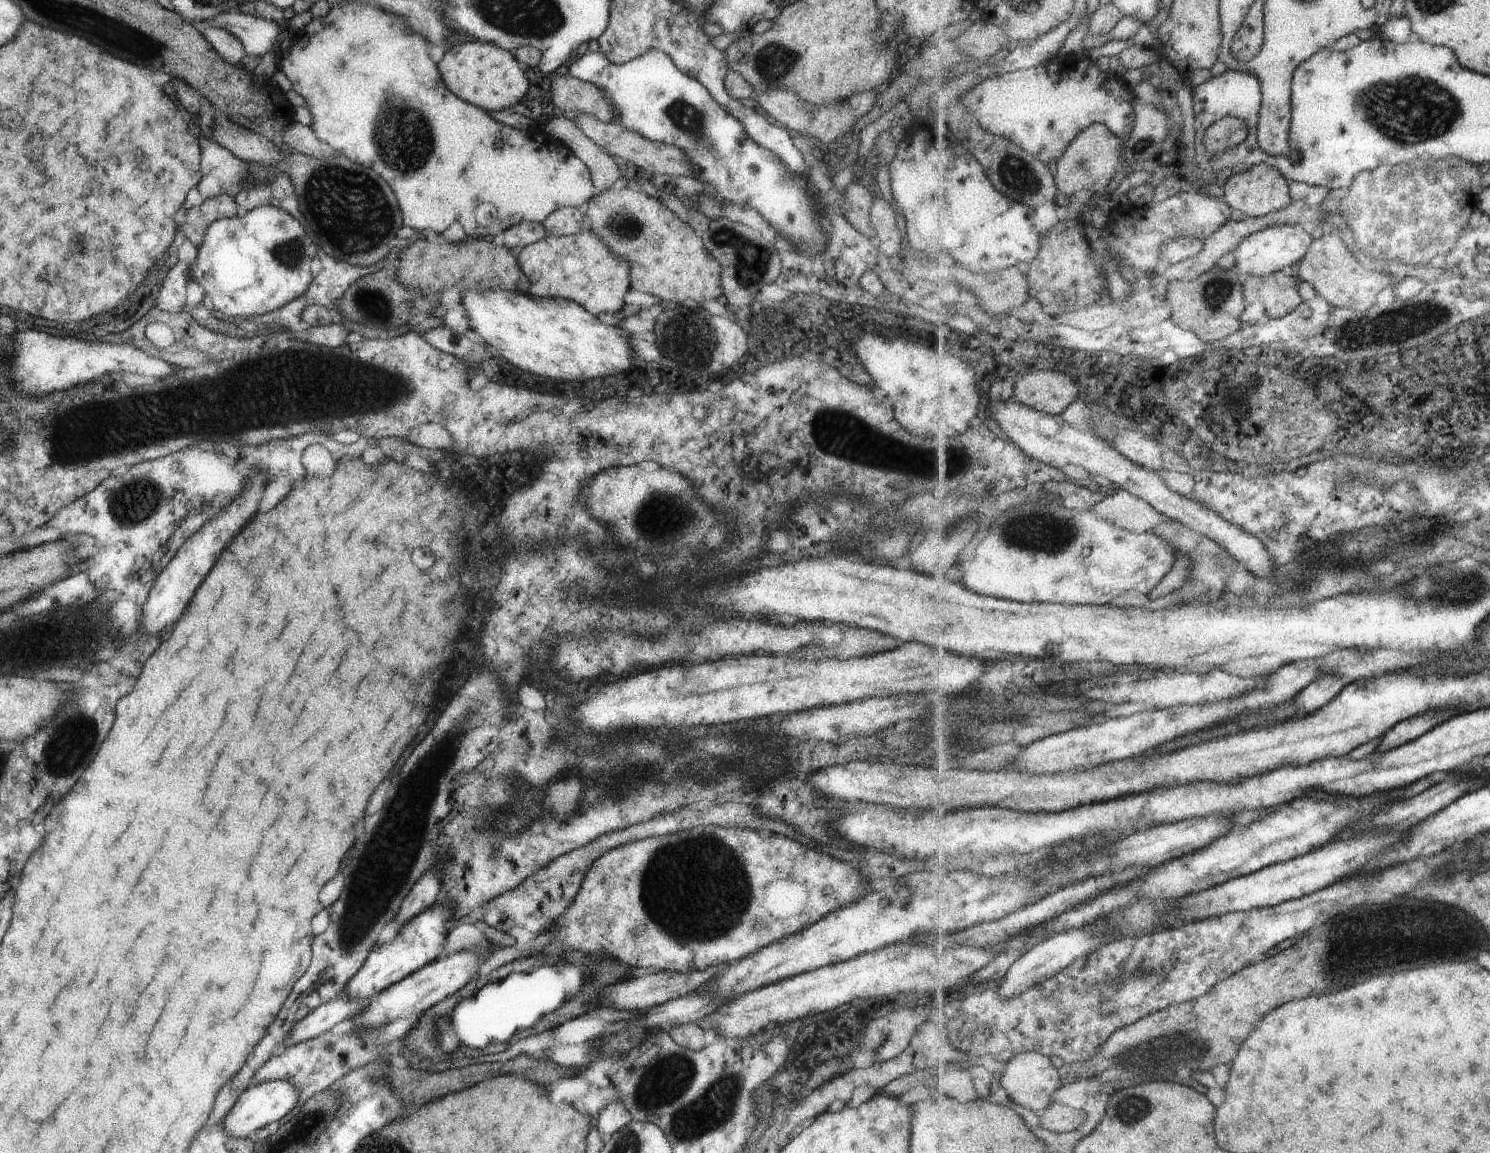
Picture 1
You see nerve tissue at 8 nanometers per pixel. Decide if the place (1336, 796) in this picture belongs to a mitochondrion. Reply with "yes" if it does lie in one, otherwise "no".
no

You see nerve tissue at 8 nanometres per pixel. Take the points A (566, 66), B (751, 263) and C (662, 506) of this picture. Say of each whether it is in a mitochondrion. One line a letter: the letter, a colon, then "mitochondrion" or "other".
A: other
B: mitochondrion
C: mitochondrion

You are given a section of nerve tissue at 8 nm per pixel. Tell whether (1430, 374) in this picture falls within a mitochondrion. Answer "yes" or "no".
no

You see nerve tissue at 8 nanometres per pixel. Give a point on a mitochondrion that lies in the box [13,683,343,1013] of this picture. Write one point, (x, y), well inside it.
(71, 748)

